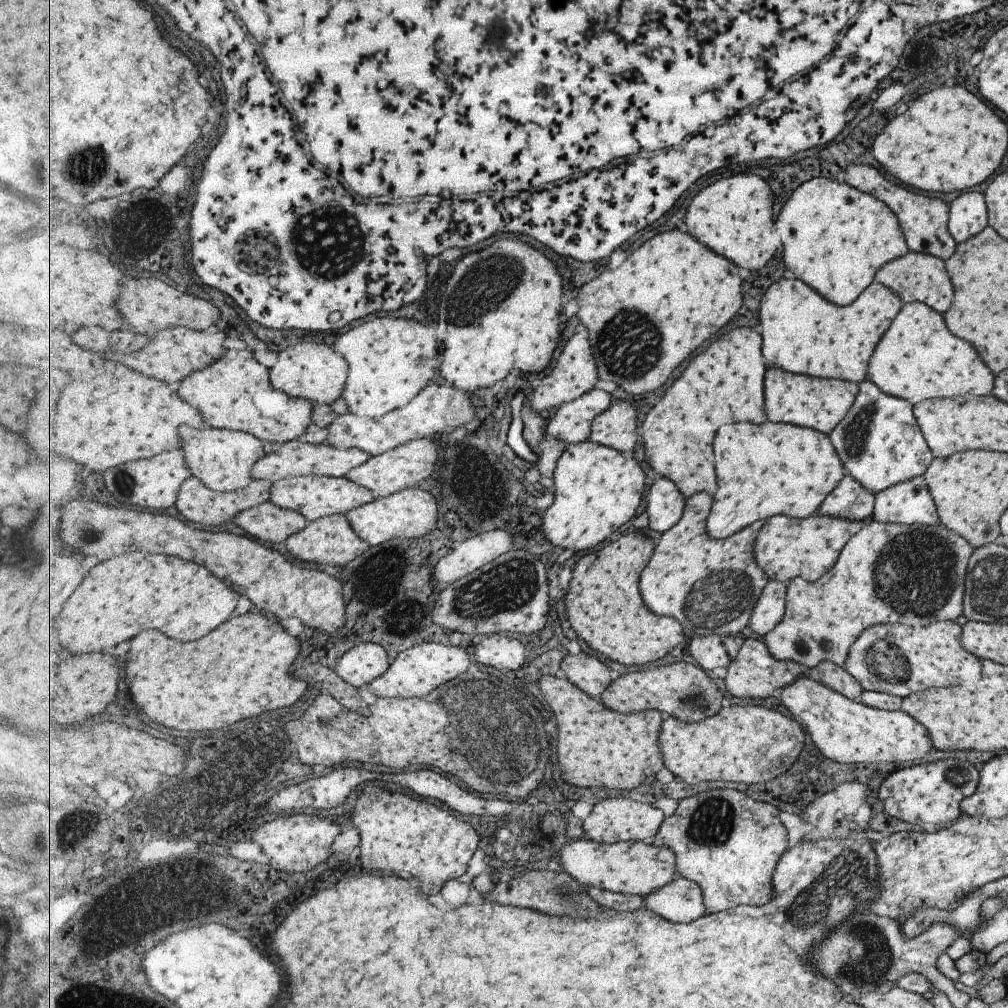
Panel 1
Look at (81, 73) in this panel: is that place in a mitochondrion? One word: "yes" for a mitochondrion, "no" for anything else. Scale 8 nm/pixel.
no

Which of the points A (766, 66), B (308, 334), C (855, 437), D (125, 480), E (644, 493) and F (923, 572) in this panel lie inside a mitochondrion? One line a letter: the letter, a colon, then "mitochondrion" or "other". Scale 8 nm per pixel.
A: other
B: other
C: mitochondrion
D: mitochondrion
E: other
F: mitochondrion

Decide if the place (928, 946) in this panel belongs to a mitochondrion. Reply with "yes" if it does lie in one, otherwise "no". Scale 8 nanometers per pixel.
no

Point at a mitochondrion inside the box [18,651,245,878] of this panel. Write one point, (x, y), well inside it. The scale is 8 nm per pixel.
(68, 831)

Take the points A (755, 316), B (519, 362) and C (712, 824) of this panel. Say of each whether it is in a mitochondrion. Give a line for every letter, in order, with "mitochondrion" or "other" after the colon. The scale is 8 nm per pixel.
A: other
B: other
C: mitochondrion

